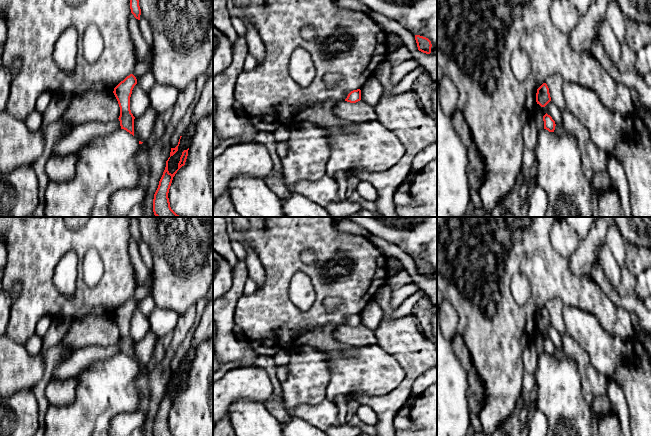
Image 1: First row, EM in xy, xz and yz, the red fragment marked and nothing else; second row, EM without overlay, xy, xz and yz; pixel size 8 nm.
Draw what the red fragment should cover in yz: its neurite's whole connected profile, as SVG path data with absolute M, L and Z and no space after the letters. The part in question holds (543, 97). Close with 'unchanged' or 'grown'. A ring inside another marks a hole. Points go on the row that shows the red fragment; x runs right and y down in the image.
M548 77L537 89L536 102L545 107L552 101L560 109L564 133L576 138L581 151L583 172L587 180L592 182L596 173L606 171L608 156L592 142L588 130L567 110L562 97L563 84L564 81L559 77Z | grown

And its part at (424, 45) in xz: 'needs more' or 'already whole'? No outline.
already whole

